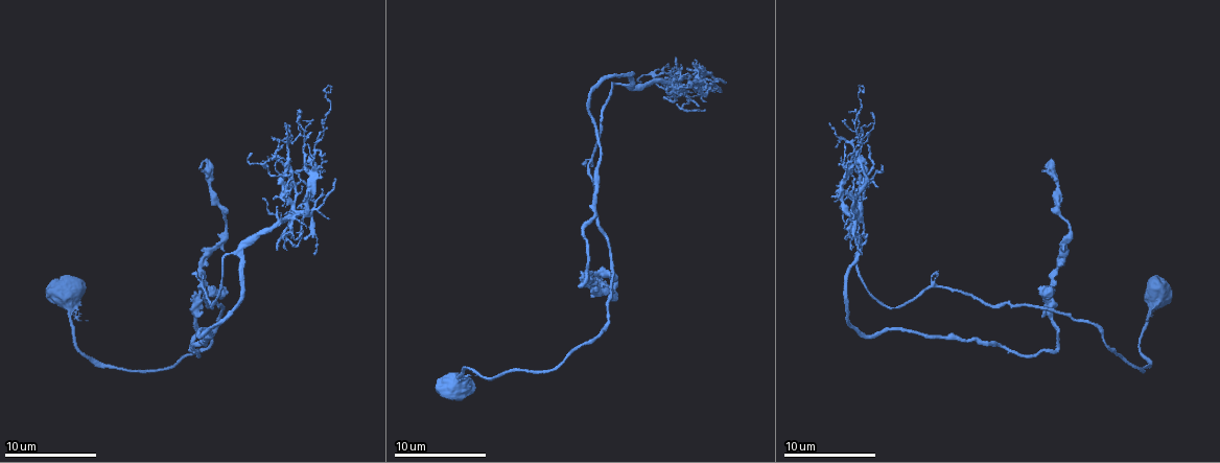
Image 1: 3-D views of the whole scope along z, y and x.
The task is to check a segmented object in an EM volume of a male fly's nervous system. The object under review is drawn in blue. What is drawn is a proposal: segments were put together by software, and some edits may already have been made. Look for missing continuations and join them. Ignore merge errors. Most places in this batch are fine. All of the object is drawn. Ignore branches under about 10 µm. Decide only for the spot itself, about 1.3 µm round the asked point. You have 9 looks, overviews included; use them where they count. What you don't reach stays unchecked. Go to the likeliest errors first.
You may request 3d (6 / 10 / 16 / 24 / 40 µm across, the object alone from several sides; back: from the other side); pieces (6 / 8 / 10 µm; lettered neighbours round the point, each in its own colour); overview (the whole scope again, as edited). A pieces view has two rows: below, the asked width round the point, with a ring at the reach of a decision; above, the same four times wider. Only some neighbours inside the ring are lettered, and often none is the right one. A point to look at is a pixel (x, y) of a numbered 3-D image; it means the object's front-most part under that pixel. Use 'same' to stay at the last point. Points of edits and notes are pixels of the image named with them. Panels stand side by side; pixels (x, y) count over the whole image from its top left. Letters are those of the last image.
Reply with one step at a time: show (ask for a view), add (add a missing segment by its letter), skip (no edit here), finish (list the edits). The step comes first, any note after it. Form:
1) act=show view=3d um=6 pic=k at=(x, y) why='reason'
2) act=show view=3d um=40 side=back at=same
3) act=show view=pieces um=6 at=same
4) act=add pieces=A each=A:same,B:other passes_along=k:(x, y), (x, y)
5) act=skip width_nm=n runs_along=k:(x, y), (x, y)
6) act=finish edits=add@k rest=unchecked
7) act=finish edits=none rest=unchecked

act=show view=pieces um=8 pic=1 at=(206, 160) why='branch stops here'

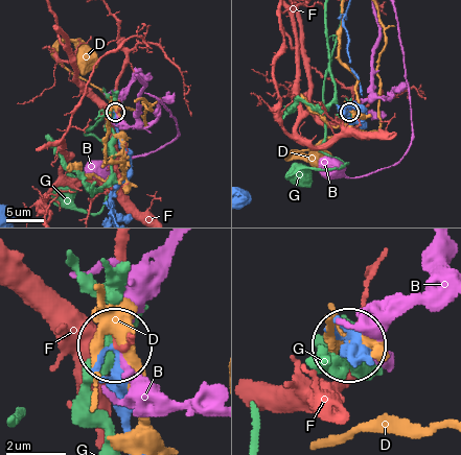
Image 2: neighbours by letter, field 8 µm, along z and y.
act=skip each=B:other,D:other,F:other,G:other found='none of them fits'

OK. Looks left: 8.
act=show view=pieces um=8 pic=1 at=(614, 277) why='an open end'

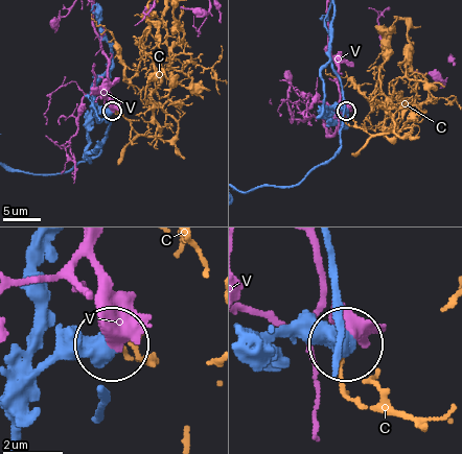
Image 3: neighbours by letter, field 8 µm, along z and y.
act=skip each=C:other,V:other runs_along=3:(18, 443), (25, 383), (55, 358), (106, 349) found='none of them fits'

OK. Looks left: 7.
act=show view=3d um=10 pic=1 at=(855, 180)

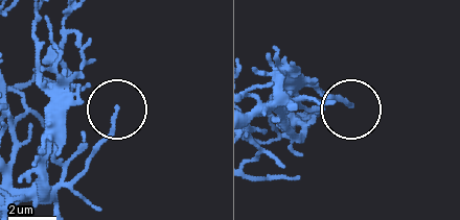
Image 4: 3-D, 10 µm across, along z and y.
act=show view=pieces um=6 pic=4 at=(113, 109)

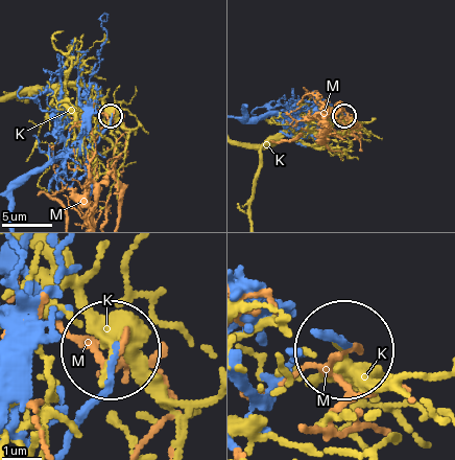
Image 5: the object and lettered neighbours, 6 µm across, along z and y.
act=skip each=K:other,M:other runs_along=5:(12, 189), (58, 158), (89, 150), (111, 117) found='none of them fits'

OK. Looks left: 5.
act=show view=3d um=10 pic=1 at=(869, 145) why='an open end'

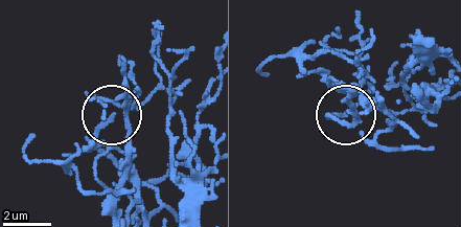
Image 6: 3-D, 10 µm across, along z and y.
act=show view=pieces um=6 pic=6 at=(110, 115) why='see the neighbours'

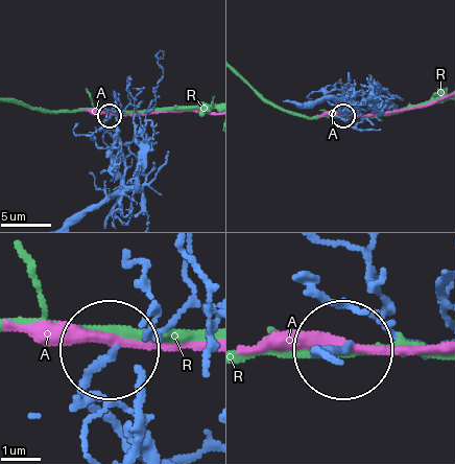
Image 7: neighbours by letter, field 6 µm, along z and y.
act=skip each=A:other,R:other found='no lettered segment goes on from it'

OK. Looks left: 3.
act=finish edits=none rest=unchecked

